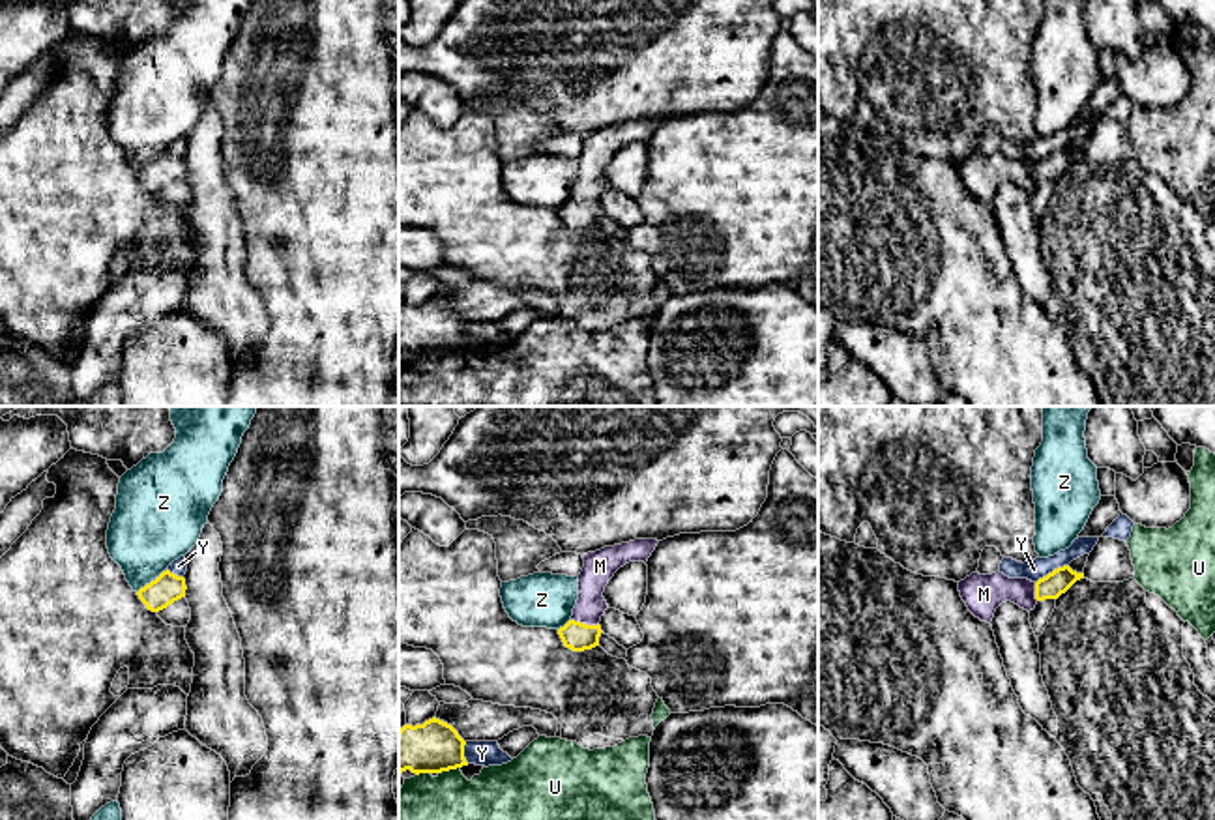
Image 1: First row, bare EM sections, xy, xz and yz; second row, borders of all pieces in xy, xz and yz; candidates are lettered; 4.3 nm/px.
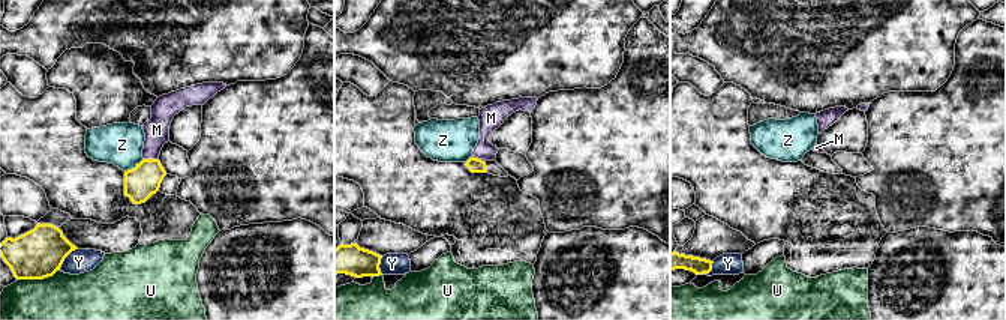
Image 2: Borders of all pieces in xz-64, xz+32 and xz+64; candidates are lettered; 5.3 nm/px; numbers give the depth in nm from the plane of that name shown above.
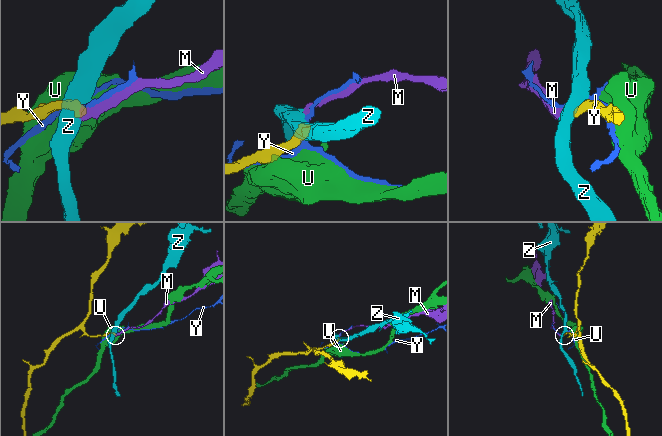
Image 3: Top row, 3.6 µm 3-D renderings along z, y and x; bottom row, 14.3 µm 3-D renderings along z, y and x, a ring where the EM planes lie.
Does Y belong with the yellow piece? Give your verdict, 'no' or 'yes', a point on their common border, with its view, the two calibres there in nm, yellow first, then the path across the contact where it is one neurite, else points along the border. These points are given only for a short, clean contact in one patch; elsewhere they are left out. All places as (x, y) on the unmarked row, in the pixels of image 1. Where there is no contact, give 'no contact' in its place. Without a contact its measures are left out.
no; meets yellow in yz at (1053, 152); 110 nm thick on the yellow side, 90 nm on the other

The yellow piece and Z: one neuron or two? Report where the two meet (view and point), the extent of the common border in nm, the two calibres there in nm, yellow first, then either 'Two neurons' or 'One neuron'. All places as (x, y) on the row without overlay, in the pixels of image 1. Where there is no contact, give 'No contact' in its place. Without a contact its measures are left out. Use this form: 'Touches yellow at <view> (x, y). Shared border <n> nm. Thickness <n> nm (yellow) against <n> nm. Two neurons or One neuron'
Touches yellow at xy (152, 161). Shared border 170 nm. Thickness 130 nm (yellow) against 360 nm. Two neurons

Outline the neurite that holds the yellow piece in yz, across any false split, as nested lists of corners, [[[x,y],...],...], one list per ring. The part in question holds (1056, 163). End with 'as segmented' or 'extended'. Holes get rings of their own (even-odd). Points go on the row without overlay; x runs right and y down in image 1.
[[[1069,146],[1054,150],[1037,163],[1009,159],[1000,152],[992,155],[975,152],[959,163],[959,172],[968,191],[981,202],[990,204],[1002,183],[1011,182],[1030,193],[1039,182],[1058,180],[1080,159],[1084,159],[1084,154],[1076,154]]]; extended

